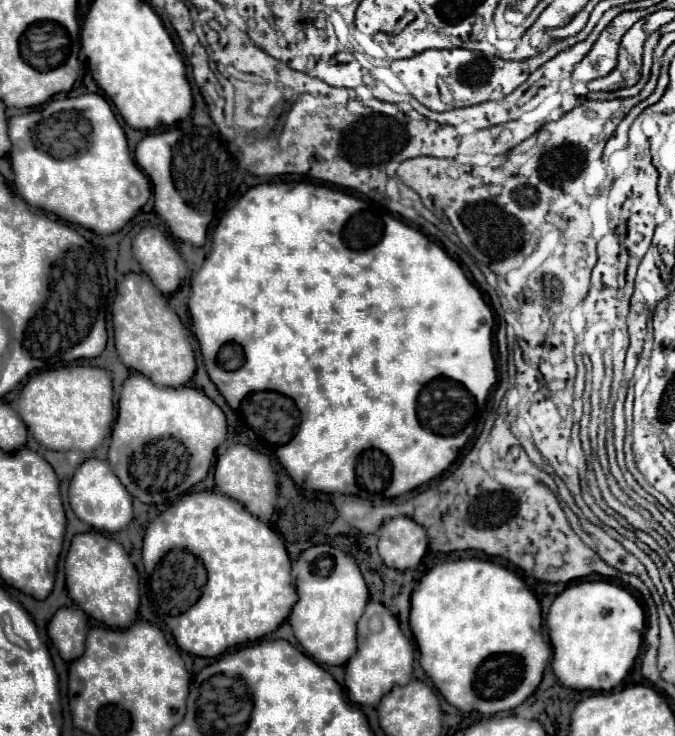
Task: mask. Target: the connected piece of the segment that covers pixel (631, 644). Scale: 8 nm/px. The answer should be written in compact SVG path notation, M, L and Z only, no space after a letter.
M610 582L570 584L550 606L546 626L554 648L552 670L560 684L572 690L608 692L632 668L644 632L644 610L636 598Z

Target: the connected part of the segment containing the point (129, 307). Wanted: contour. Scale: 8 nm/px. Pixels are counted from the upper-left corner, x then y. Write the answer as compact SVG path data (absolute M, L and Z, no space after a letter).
M128 274L120 282L112 306L112 324L116 352L128 370L144 374L158 386L184 386L196 370L194 350L188 342L186 328L182 326L178 314L168 306L167 299L155 288L146 274Z

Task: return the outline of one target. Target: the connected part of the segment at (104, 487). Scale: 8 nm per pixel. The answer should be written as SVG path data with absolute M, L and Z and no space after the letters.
M88 458L86 462L82 462L70 482L68 494L74 514L96 530L114 534L124 530L132 520L132 496L128 494L128 490L124 490L124 484L116 478L108 462L102 462L98 458Z

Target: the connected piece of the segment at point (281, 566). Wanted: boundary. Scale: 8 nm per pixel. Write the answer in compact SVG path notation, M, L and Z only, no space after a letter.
M214 490L194 492L190 491L183 495L175 503L172 503L168 510L164 510L156 520L150 522L146 536L144 536L144 548L142 548L142 562L146 568L146 574L150 576L150 588L152 588L152 598L158 606L158 614L160 618L166 622L166 626L170 628L170 632L176 638L176 644L194 656L204 656L204 658L214 658L218 654L222 654L224 650L244 644L244 642L252 642L258 640L270 632L274 632L290 614L294 602L296 602L296 588L294 588L294 580L290 576L290 558L288 552L284 548L282 538L264 522L260 522L256 516L248 514L248 510L244 510L244 506L240 506L240 502L228 498L226 494L214 492Z

